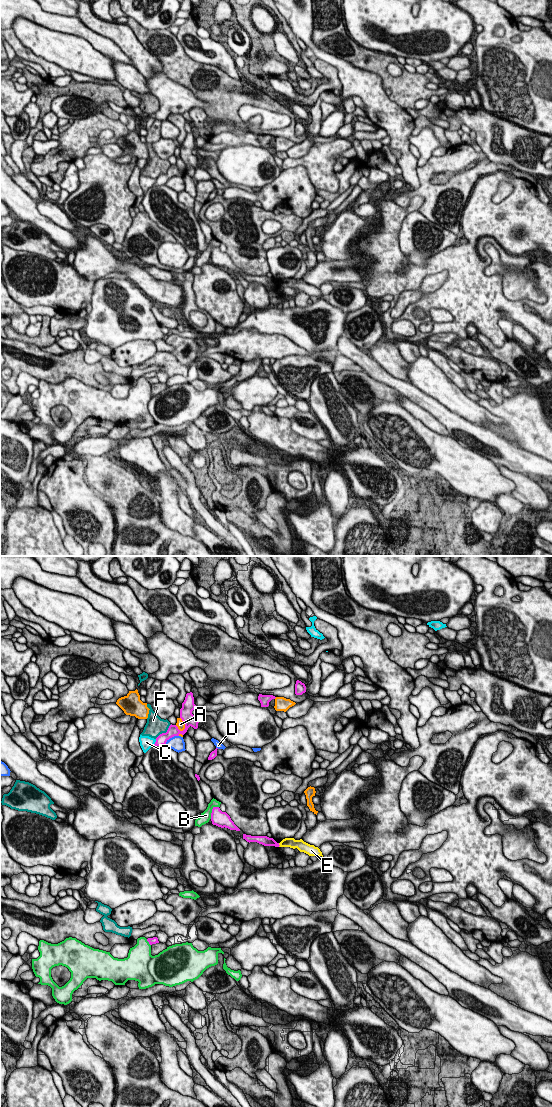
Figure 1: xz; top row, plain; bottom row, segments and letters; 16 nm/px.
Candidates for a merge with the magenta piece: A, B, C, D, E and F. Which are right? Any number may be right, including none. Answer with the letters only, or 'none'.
none

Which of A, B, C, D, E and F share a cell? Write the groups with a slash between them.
A / B / C / D / E / F

